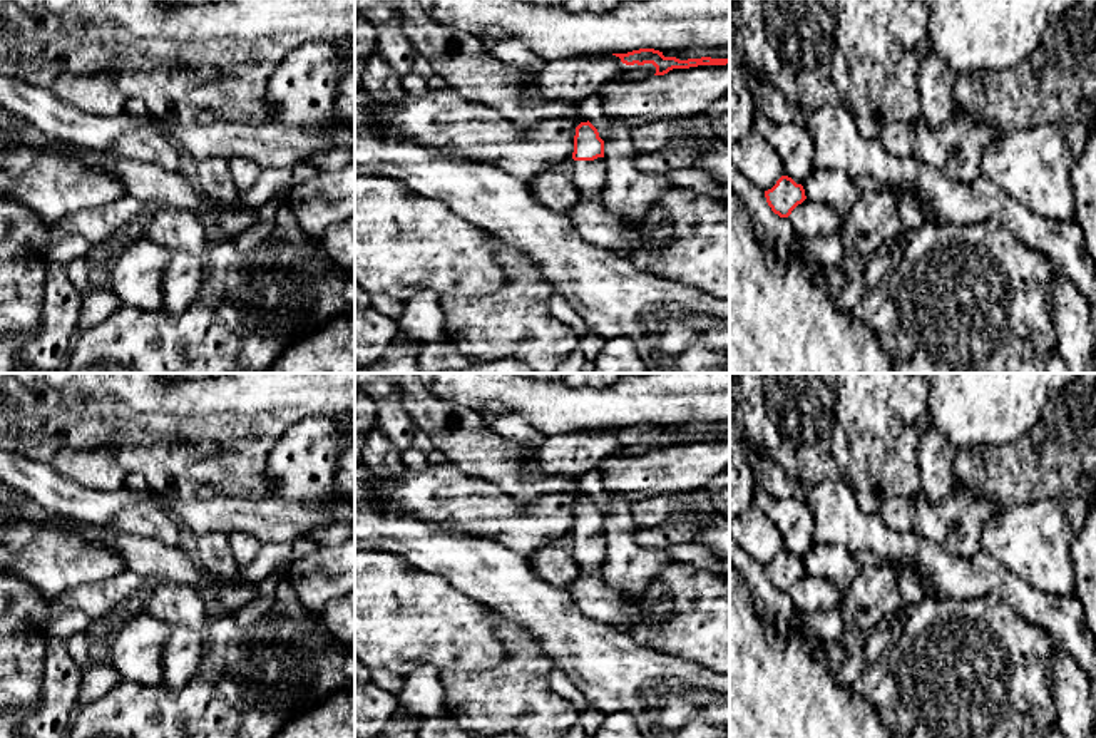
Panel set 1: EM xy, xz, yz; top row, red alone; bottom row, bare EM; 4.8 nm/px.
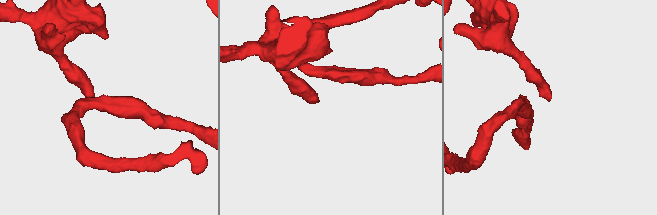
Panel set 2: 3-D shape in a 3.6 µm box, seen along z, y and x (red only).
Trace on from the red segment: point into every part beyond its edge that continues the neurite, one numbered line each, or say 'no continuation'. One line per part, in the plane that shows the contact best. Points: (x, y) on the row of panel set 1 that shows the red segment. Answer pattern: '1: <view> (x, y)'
1: xz (589, 176)

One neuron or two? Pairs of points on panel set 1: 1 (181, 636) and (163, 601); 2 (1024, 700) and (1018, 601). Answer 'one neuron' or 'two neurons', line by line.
1: two neurons
2: two neurons

